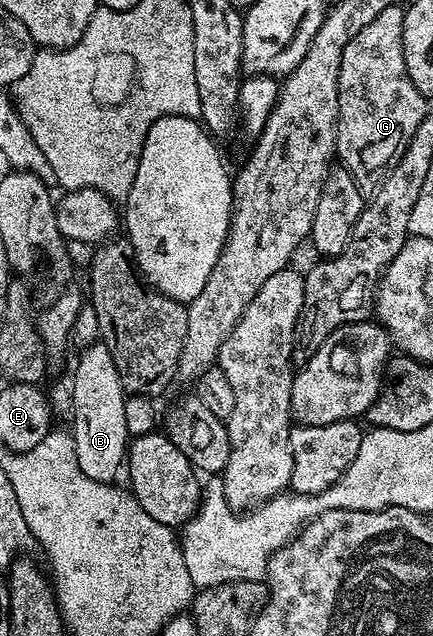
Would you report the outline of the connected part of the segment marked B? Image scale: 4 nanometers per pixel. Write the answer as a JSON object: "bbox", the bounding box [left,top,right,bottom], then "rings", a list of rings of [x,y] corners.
{"bbox":[70,341,131,484],"rings":[[[101,341],[94,342],[81,352],[74,367],[74,388],[70,399],[74,402],[74,448],[76,461],[87,477],[97,483],[113,484],[118,469],[123,468],[128,457],[128,440],[131,438],[124,421],[124,405],[128,395],[122,386],[122,378],[112,361],[112,353]]]}

